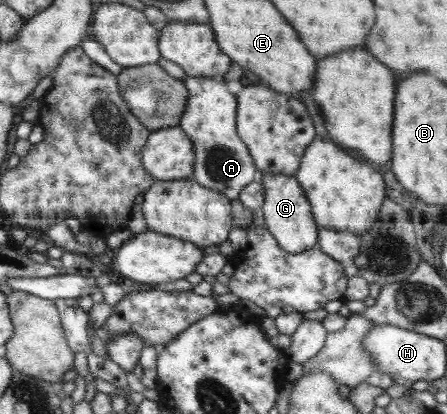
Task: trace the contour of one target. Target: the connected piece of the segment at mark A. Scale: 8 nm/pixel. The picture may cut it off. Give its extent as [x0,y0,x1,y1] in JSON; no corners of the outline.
[180,77,259,201]

